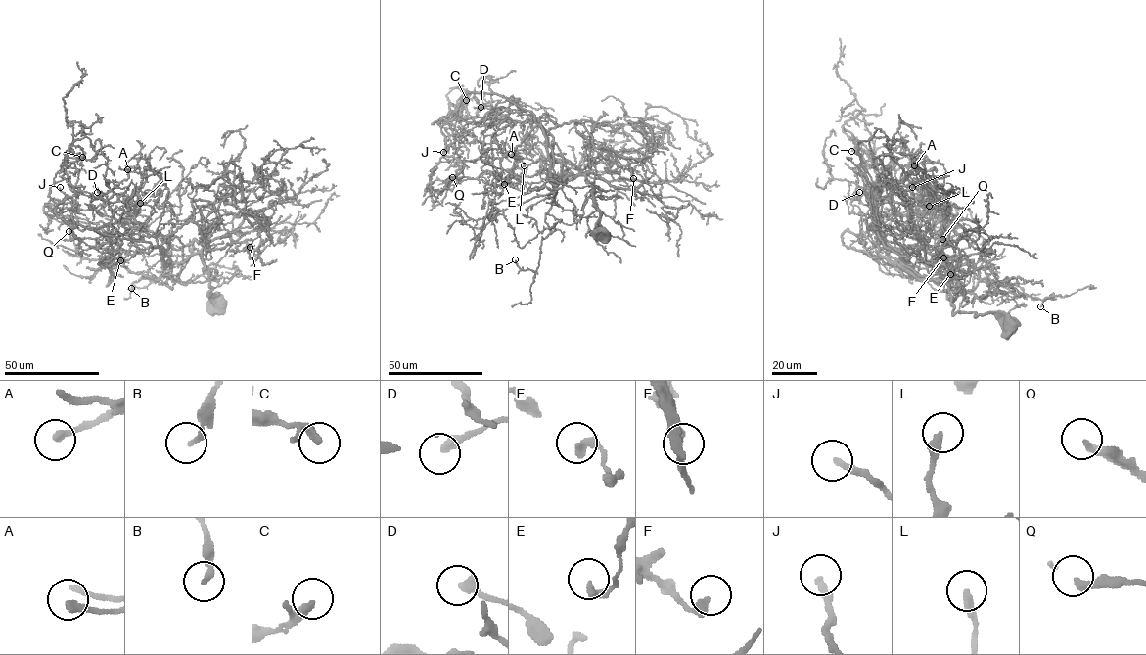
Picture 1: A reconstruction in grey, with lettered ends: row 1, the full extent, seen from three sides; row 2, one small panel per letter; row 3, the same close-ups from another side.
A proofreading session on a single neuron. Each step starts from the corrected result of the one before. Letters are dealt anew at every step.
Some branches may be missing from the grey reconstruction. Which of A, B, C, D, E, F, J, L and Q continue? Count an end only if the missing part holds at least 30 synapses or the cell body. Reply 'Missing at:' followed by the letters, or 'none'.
Missing at: none

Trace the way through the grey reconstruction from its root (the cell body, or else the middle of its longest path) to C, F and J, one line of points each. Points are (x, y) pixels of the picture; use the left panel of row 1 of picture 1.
C: (219, 302), (201, 242), (173, 249), (105, 203), (56, 210), (74, 193), (68, 148), (82, 157)
F: (219, 302), (209, 293), (202, 251), (207, 235), (202, 230), (206, 251), (252, 240), (242, 250), (250, 247)
J: (219, 302), (209, 293), (201, 242), (173, 249), (143, 223), (101, 214), (105, 203), (80, 209), (60, 187)

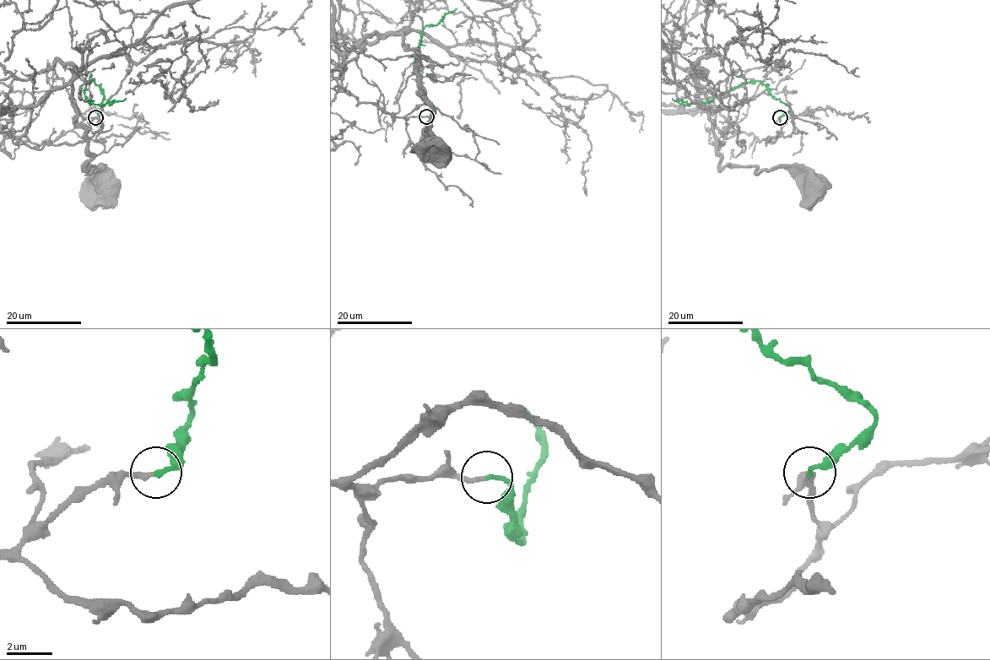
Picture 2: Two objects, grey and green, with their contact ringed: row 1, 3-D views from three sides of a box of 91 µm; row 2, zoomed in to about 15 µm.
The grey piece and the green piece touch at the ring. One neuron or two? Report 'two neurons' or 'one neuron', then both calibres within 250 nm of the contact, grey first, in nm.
two neurons; 200 nm thick on the grey side, 200 nm on the other

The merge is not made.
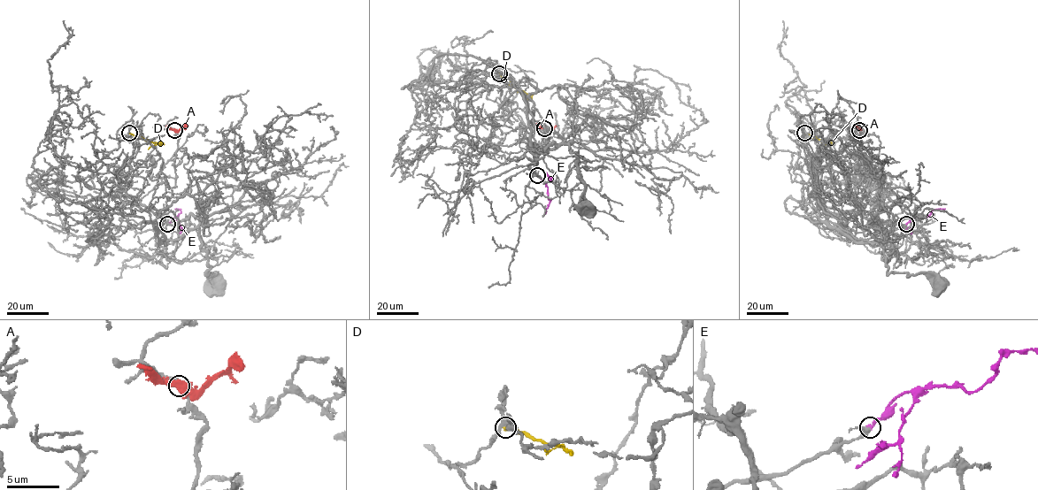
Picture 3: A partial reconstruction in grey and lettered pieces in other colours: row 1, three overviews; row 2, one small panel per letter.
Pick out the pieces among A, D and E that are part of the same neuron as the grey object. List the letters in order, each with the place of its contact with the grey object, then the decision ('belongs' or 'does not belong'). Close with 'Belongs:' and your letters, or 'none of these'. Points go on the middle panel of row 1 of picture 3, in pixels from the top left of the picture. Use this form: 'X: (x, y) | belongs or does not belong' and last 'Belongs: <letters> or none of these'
A: (544, 128) | does not belong
D: (499, 73) | does not belong
E: (537, 175) | belongs
Belongs: E

